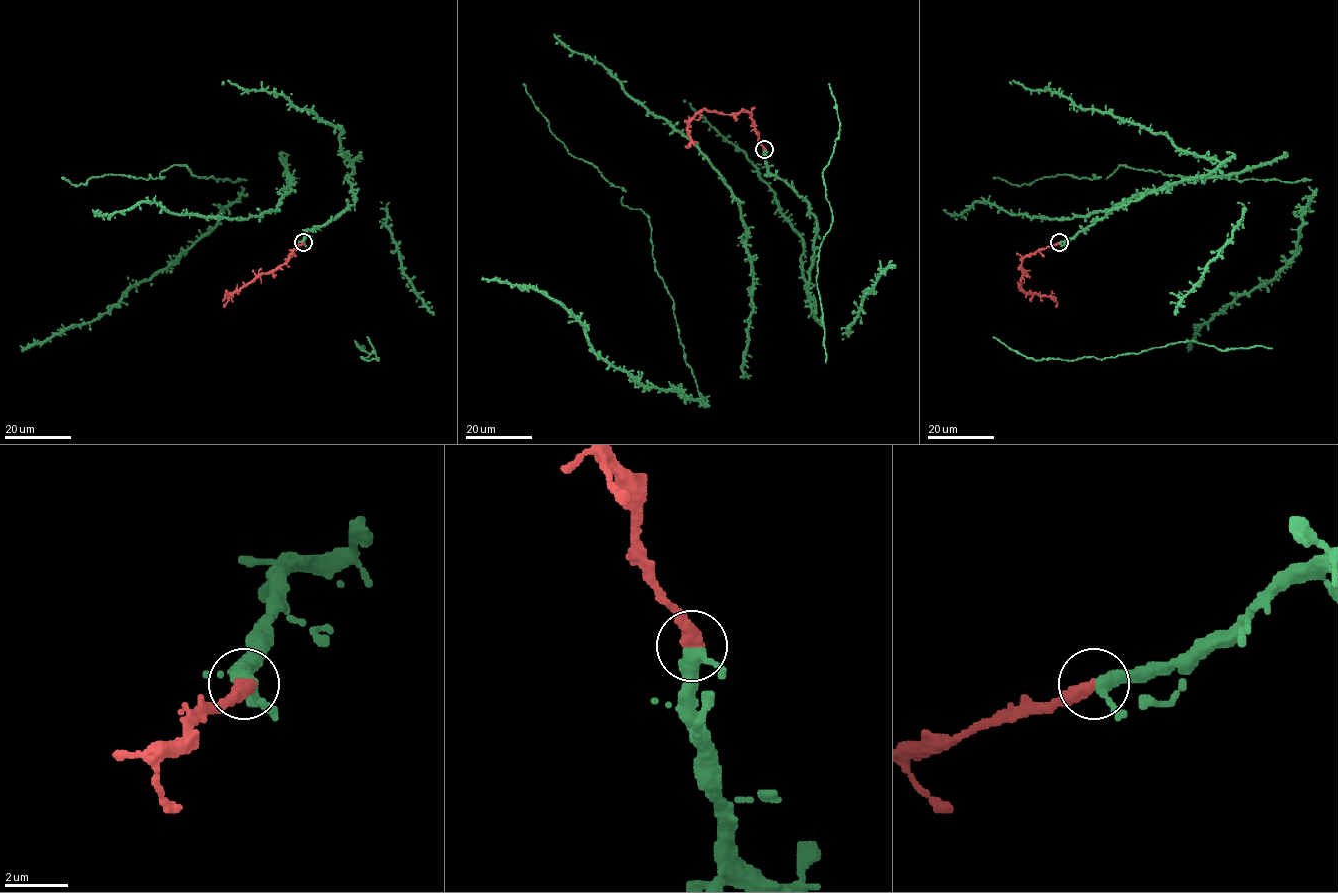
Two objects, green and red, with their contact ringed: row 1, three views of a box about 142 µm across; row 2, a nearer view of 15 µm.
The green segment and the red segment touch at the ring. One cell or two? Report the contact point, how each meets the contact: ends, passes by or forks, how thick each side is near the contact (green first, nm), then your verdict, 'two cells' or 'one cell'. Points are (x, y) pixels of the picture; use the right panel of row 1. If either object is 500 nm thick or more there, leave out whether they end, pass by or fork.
(1059, 242) | green passes by | red ends | 360/420 nm | one cell

